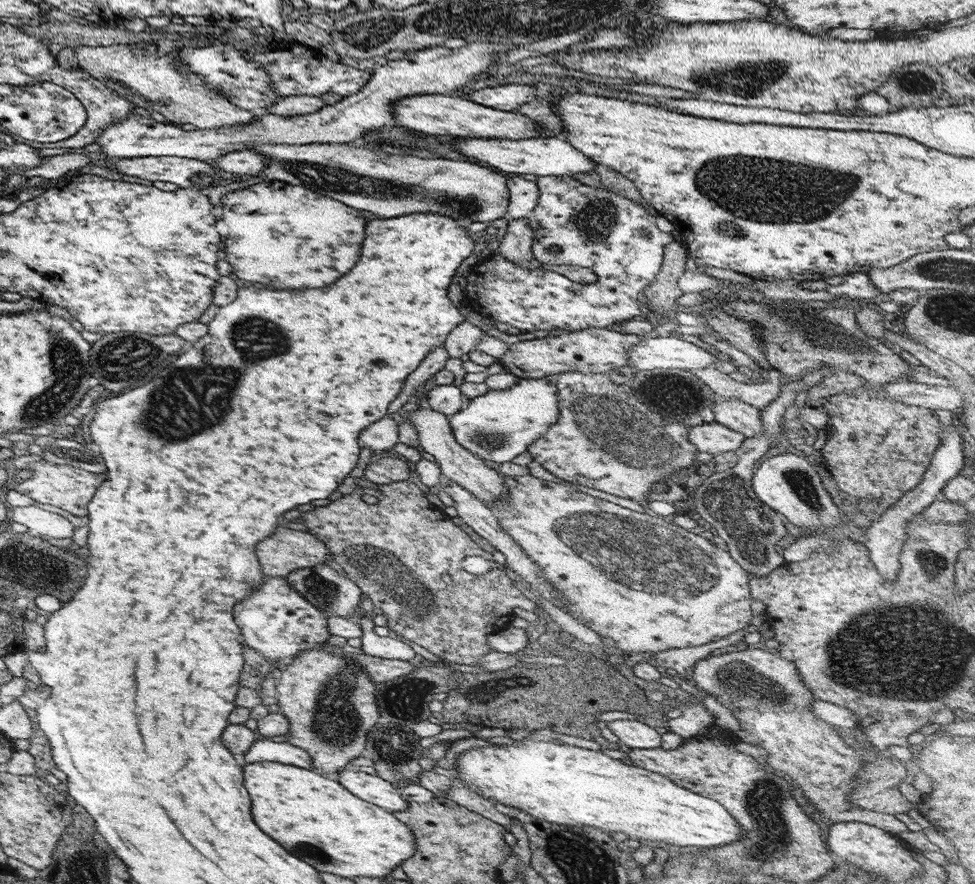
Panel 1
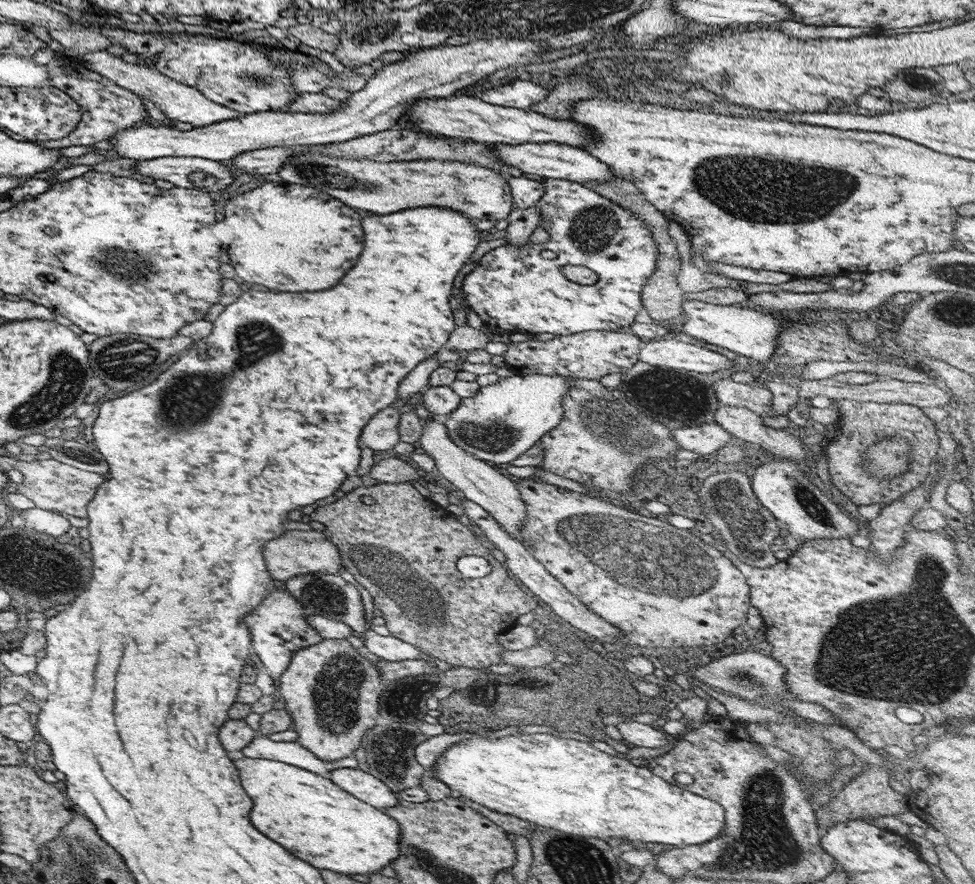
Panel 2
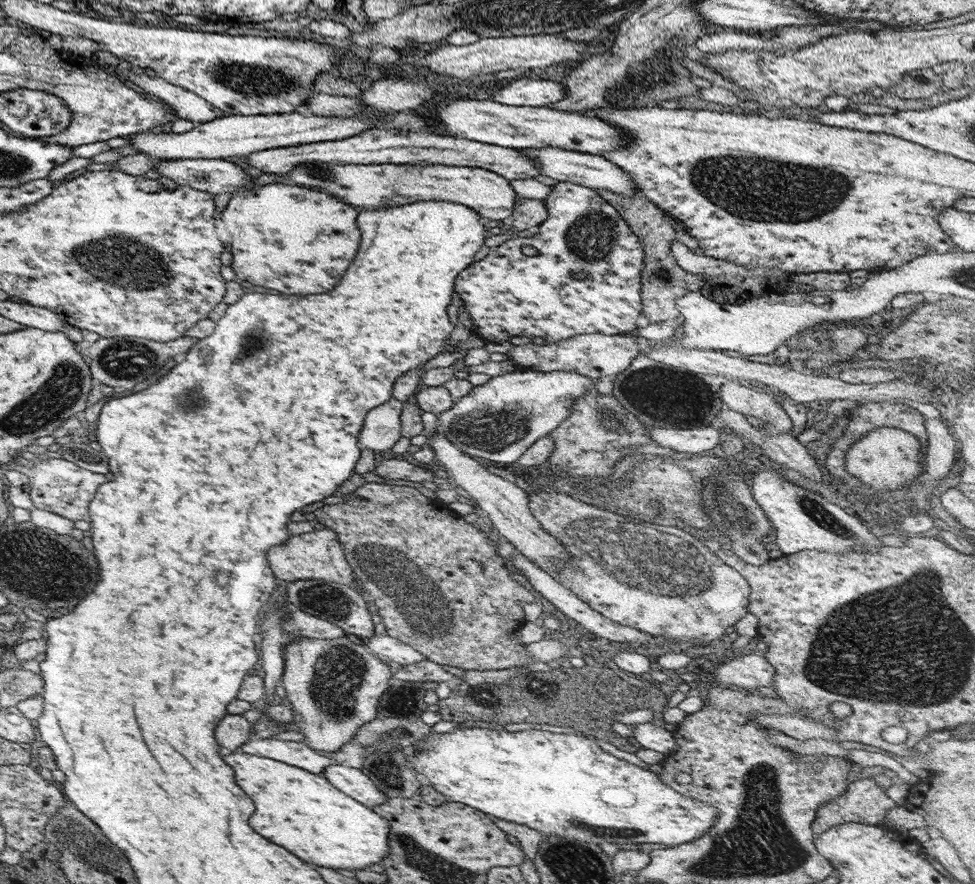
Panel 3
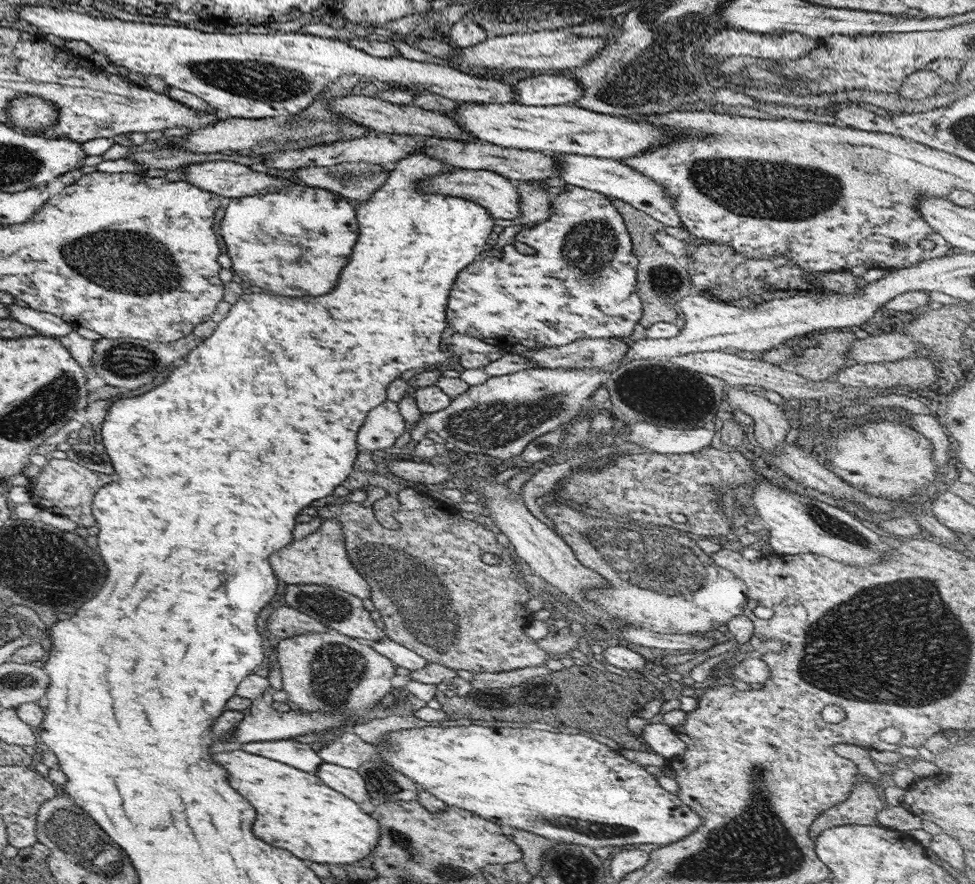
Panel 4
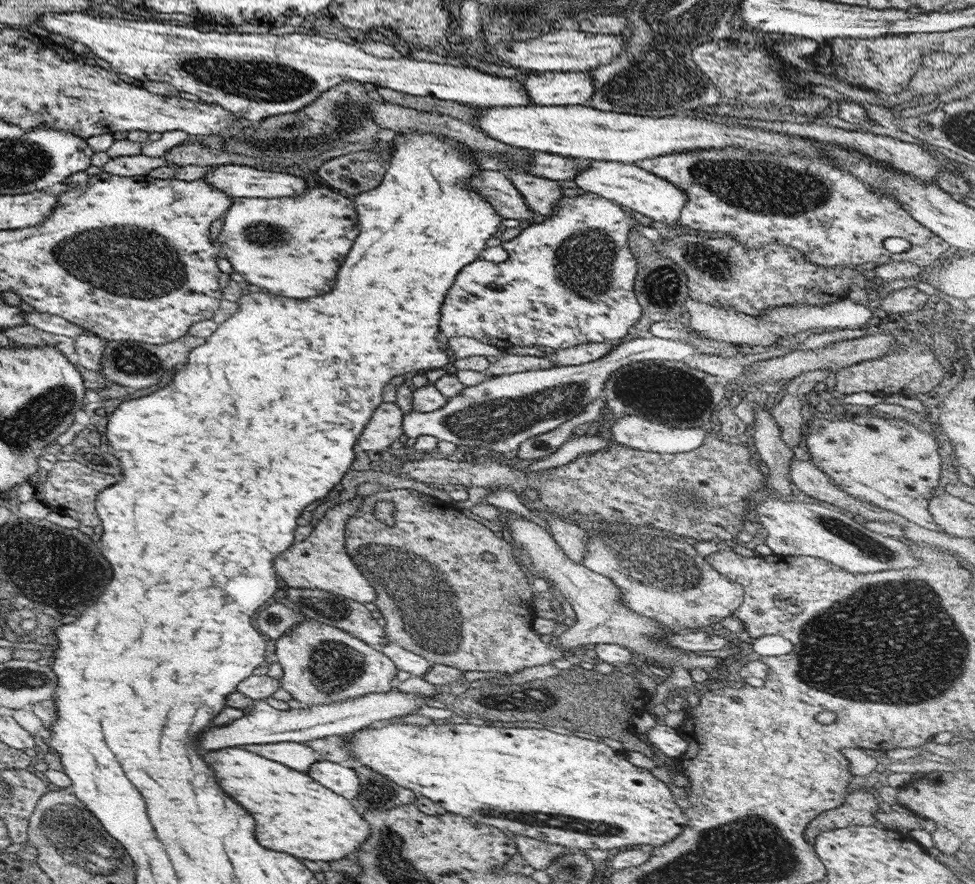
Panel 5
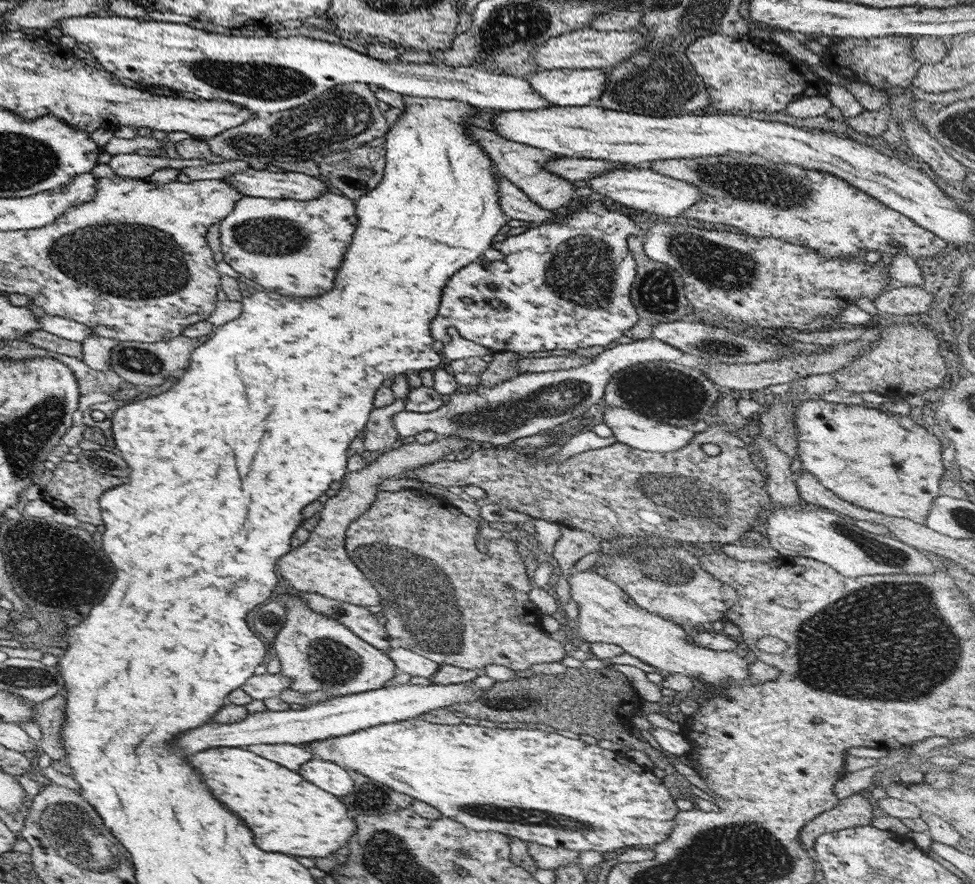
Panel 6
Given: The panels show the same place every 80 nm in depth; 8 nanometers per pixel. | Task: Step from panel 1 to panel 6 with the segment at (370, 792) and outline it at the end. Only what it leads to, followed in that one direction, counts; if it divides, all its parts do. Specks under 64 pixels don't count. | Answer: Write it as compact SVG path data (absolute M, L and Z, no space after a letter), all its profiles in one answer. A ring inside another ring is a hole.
M312 758L296 770L307 782L313 782L317 788L336 797L349 794L354 782L348 770L327 760Z

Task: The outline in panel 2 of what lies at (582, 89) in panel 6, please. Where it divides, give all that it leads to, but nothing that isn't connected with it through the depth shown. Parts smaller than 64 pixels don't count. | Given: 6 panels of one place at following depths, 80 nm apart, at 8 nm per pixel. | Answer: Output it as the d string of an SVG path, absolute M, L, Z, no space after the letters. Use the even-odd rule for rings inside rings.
M525 79L505 82L499 86L485 89L475 97L492 105L529 109L530 106L543 102L548 95L545 85L535 84Z

